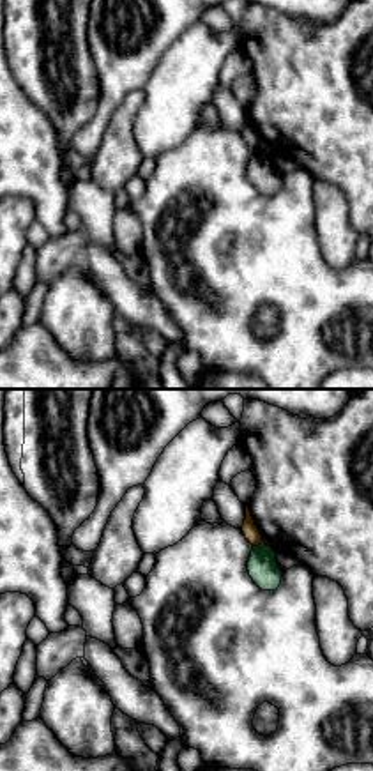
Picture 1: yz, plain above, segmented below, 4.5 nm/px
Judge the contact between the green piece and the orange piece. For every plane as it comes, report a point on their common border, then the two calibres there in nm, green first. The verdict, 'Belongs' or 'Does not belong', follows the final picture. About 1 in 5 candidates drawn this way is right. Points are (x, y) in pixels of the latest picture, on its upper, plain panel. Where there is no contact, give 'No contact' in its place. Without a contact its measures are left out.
Touches green at (258, 149). Thickness 140 nm (green) against 70 nm

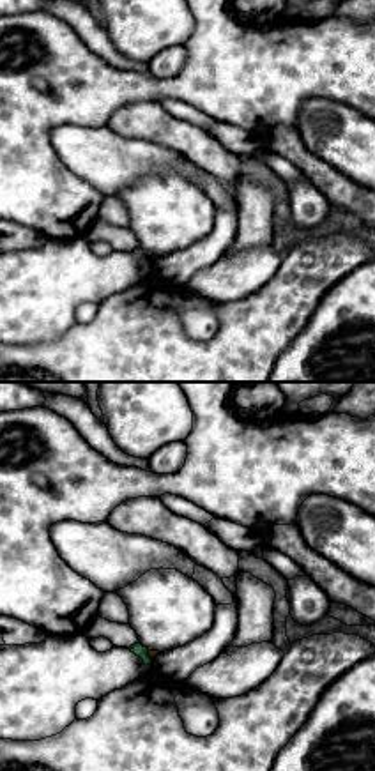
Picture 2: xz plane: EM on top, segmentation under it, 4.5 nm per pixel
Touches green at (147, 259). Thickness 60 nm (green) against 30 nm

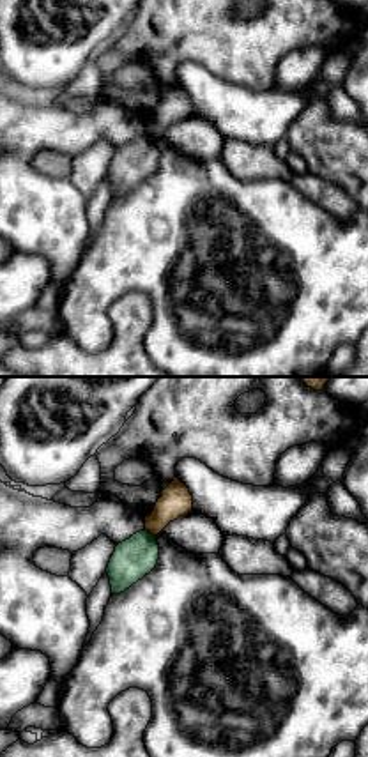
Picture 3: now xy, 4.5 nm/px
Touches green at (149, 137). Thickness 190 nm (green) against 150 nm

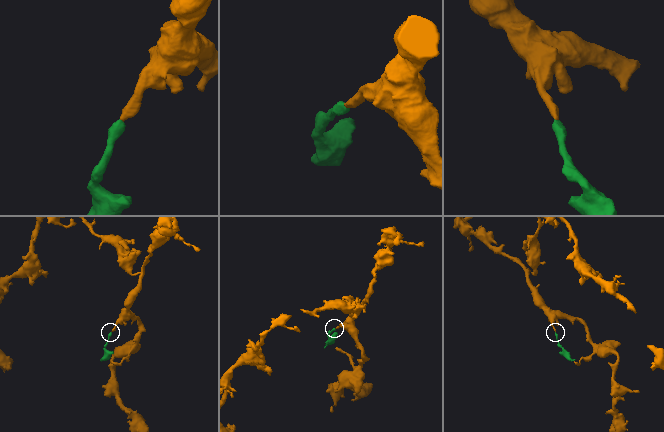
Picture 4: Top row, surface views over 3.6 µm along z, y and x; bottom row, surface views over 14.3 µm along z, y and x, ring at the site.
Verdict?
Does not belong

